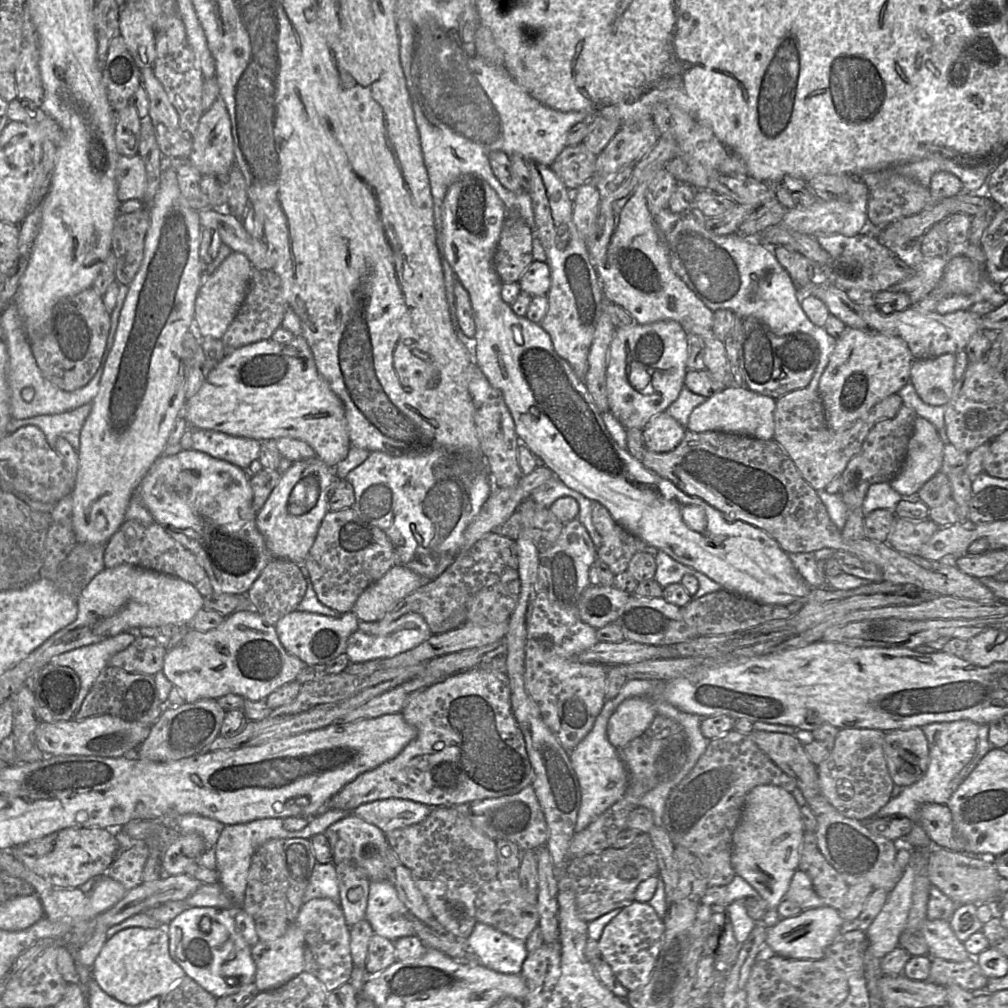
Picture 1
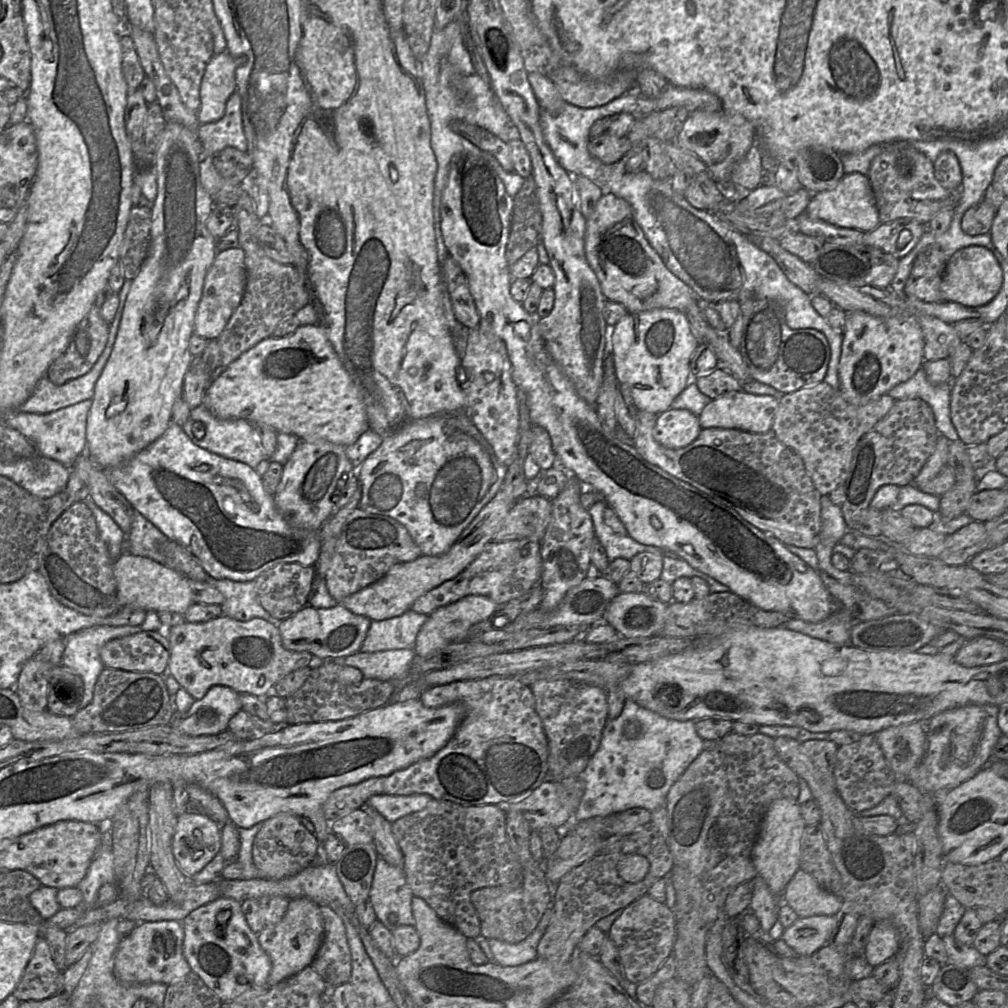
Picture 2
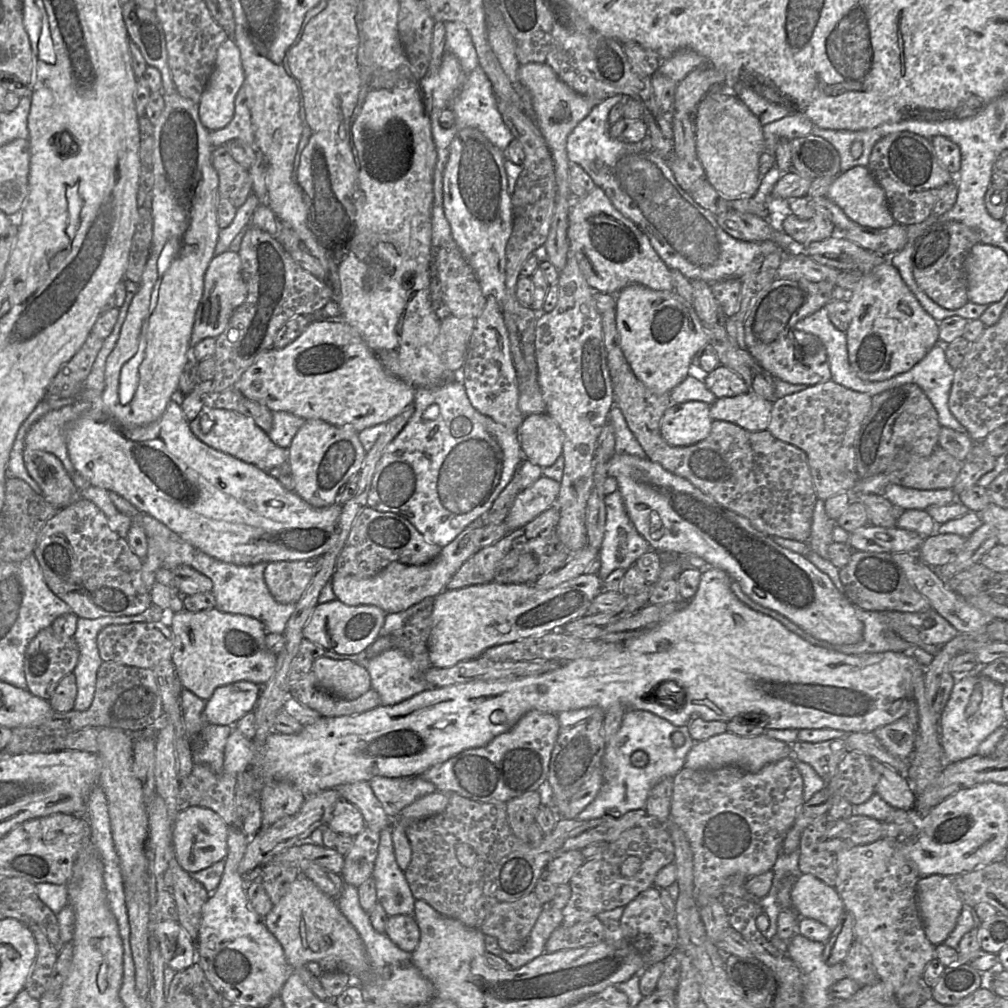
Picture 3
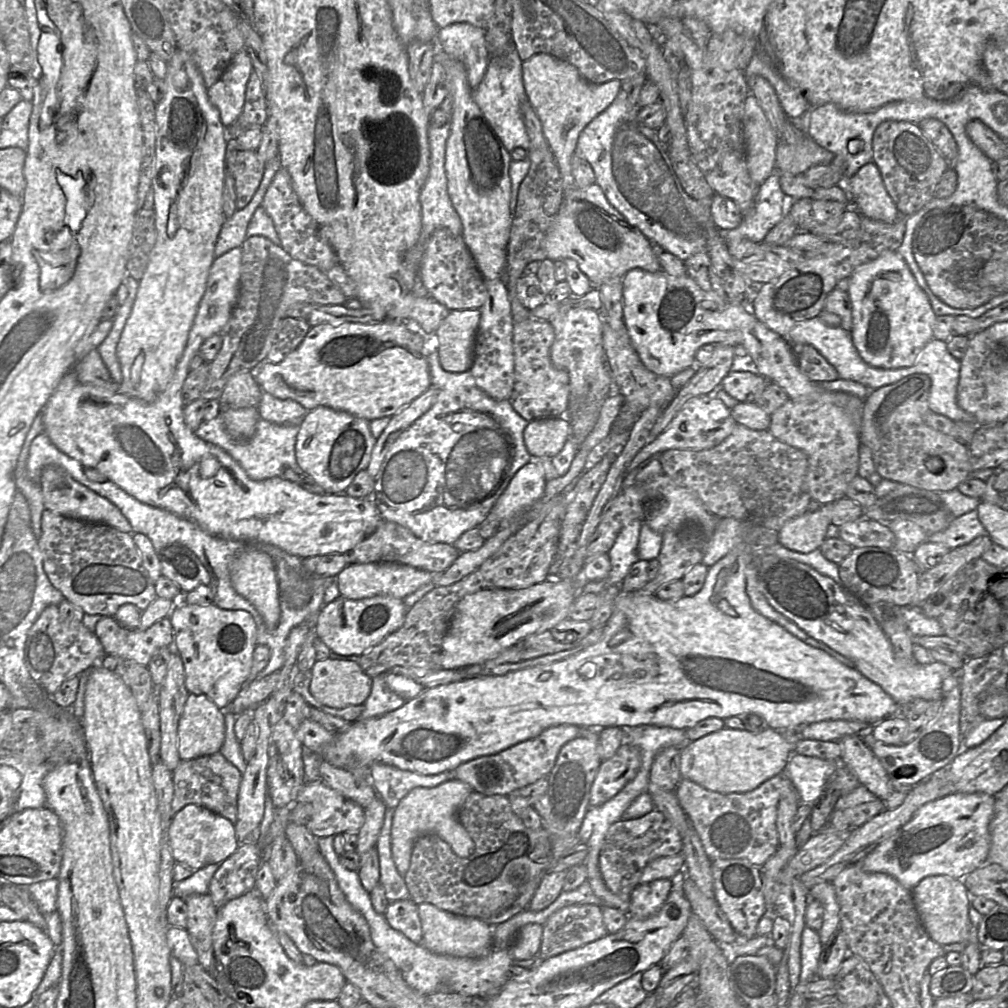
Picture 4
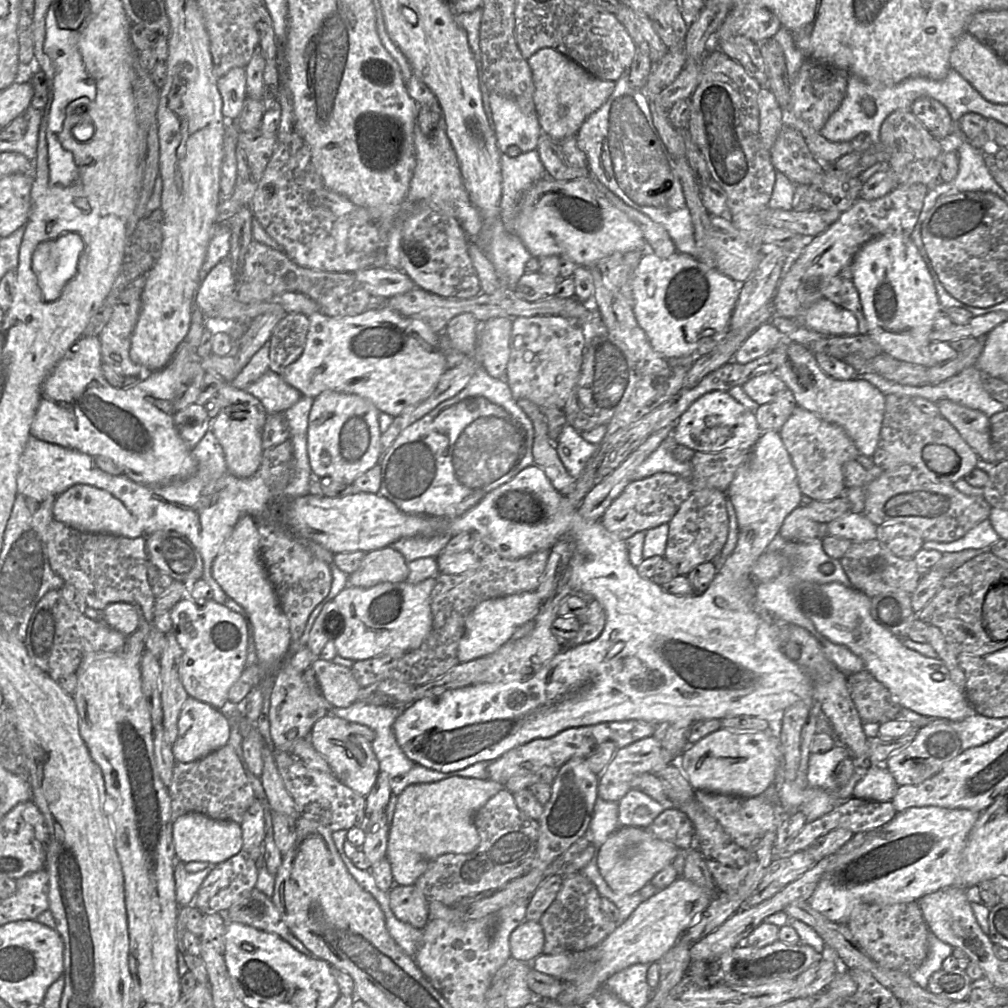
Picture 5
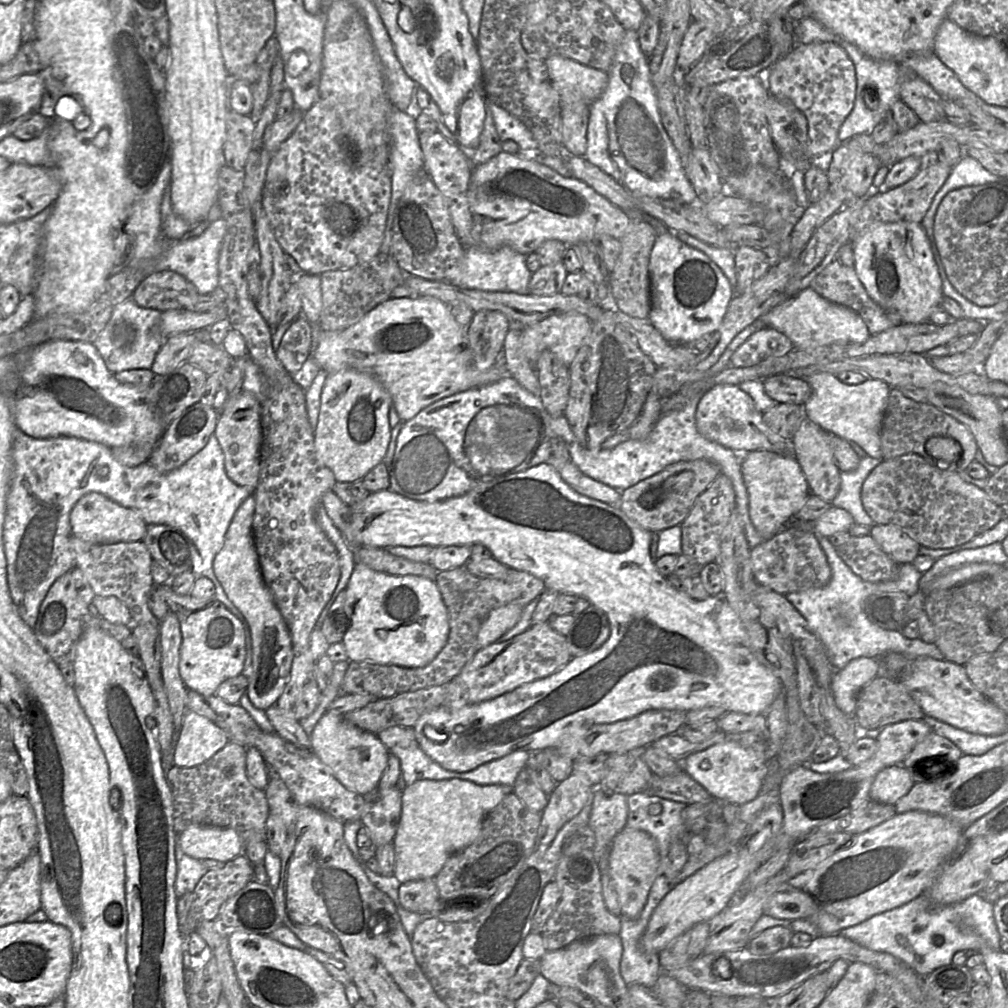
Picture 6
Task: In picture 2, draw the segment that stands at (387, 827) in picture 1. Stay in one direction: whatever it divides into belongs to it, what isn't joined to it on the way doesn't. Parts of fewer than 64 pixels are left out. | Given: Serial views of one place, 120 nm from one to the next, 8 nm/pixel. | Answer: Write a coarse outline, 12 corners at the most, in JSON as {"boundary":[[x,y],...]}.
{"boundary":[[427,794],[374,795],[366,805],[392,824],[423,810]]}

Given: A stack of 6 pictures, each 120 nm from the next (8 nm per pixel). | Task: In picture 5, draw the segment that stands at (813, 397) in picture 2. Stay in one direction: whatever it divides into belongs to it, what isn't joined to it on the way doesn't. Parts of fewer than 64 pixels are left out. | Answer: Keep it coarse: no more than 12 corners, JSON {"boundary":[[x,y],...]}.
{"boundary":[[797,406],[778,433],[804,497],[841,497],[861,455],[844,429]]}

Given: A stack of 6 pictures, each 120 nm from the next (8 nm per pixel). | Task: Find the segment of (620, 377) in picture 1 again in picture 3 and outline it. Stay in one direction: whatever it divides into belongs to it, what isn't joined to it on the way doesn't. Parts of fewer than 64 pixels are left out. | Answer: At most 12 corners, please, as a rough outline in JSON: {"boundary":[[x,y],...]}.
{"boundary":[[674,290],[617,294],[624,358],[670,393],[709,336]]}

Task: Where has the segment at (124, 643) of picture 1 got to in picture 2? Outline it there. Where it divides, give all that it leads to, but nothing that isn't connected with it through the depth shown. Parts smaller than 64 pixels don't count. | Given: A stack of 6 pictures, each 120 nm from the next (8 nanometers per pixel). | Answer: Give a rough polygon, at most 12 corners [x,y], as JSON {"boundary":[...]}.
{"boundary":[[95,625],[66,638],[61,663],[83,681],[91,702],[105,668],[102,646],[141,625]]}

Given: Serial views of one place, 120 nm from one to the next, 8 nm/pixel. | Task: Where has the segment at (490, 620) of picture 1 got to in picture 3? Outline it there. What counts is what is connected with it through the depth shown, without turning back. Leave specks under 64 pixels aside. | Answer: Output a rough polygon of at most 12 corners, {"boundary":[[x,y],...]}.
{"boundary":[[557,506],[479,549],[445,590],[496,582],[519,556],[536,556],[539,577],[571,552],[558,538]]}

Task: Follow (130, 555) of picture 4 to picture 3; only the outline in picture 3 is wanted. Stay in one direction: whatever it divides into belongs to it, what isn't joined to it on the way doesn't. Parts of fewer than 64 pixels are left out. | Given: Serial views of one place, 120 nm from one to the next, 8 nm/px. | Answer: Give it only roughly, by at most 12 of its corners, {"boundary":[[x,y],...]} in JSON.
{"boundary":[[81,499],[34,549],[78,618],[134,616],[152,600],[142,560]]}

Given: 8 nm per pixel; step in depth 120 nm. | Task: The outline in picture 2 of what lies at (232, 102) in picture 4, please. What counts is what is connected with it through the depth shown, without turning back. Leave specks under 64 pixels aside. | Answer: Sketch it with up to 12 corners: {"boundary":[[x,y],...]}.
{"boundary":[[228,51],[208,62],[200,87],[200,124],[220,120],[236,91]]}

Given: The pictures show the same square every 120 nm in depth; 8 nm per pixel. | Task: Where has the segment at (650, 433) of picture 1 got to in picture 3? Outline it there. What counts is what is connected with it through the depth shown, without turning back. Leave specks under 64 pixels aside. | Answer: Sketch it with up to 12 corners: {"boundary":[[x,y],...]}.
{"boundary":[[689,401],[668,408],[665,442],[683,447],[704,440],[710,406]]}

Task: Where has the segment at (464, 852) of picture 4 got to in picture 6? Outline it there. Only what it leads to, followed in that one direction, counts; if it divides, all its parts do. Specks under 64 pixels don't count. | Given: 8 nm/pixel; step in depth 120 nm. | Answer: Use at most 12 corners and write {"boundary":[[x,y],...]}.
{"boundary":[[419,780],[392,841],[403,884],[434,878],[512,787]]}

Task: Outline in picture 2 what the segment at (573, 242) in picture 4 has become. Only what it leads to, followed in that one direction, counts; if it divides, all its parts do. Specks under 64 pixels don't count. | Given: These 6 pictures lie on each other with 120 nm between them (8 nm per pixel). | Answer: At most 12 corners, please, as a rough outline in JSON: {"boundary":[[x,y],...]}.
{"boundary":[[602,194],[584,249],[629,313],[704,302],[666,267],[630,204]]}

